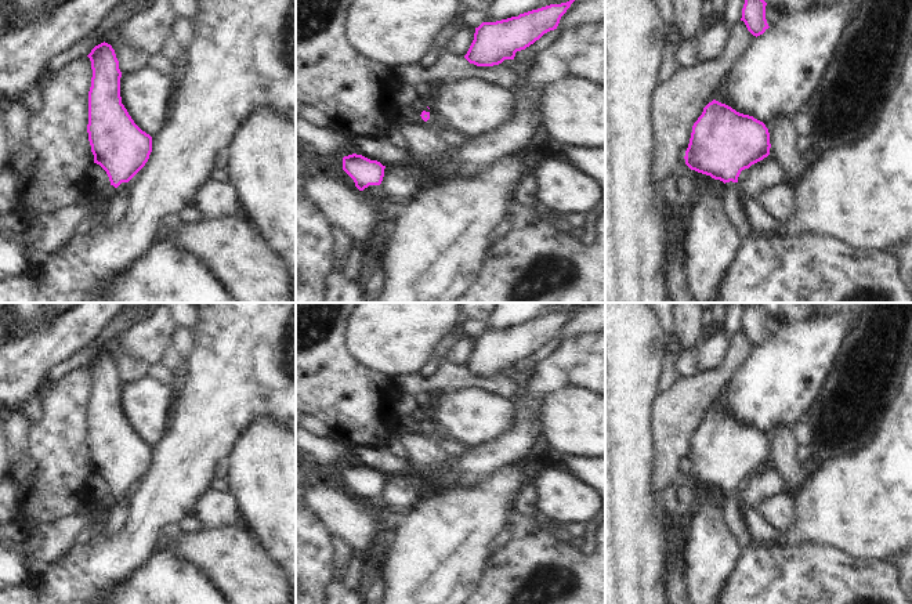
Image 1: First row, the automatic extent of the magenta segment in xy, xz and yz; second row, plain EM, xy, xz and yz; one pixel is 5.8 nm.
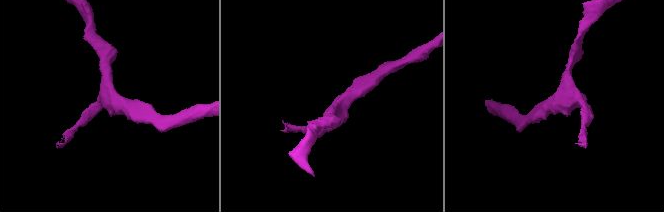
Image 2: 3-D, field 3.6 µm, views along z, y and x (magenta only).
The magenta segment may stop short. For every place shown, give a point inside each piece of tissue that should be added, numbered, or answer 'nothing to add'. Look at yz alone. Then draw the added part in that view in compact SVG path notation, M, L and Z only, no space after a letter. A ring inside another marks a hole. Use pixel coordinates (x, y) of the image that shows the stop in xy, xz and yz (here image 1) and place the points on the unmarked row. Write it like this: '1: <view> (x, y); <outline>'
1: yz (734, 518); M730 491L724 493L724 521L742 547L753 542L745 524L741 495L738 492Z

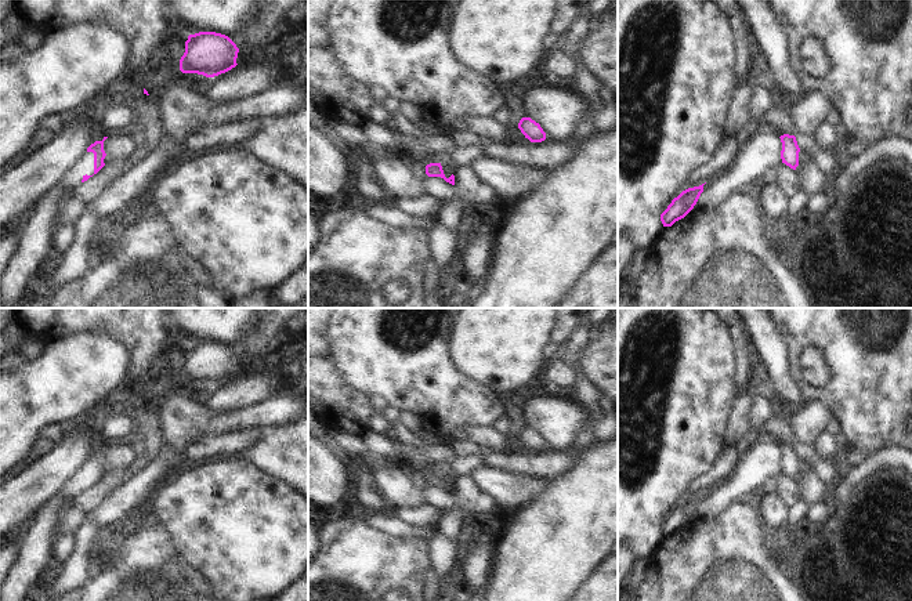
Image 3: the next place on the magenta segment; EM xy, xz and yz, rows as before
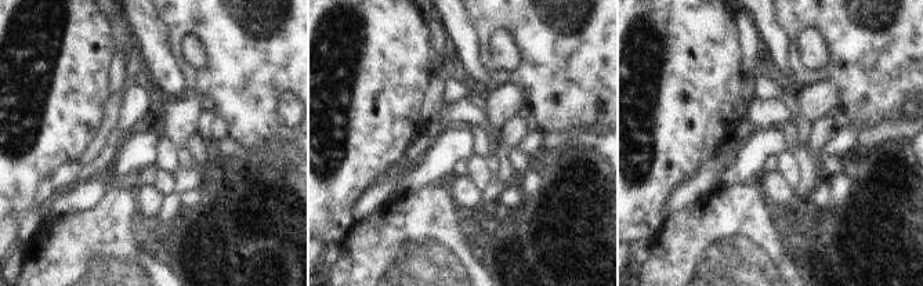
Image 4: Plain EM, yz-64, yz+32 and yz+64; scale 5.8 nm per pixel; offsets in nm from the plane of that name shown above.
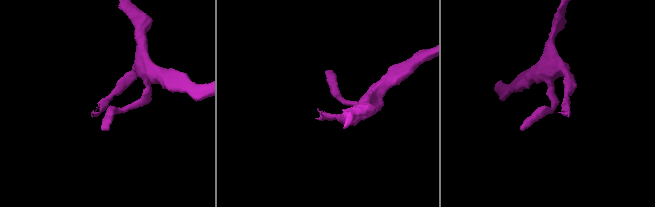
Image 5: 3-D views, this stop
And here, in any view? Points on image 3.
nothing to add

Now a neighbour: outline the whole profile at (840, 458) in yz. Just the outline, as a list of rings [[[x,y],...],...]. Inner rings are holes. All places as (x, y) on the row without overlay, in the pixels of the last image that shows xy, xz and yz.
[[[846,445],[846,448],[842,452],[837,452],[833,459],[830,460],[832,463],[836,464],[839,473],[844,473],[844,470],[848,467],[848,455],[850,455],[851,448]]]

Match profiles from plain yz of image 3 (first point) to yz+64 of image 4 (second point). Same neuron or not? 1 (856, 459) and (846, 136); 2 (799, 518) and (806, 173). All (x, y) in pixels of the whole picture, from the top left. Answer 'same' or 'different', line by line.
1: different
2: same

